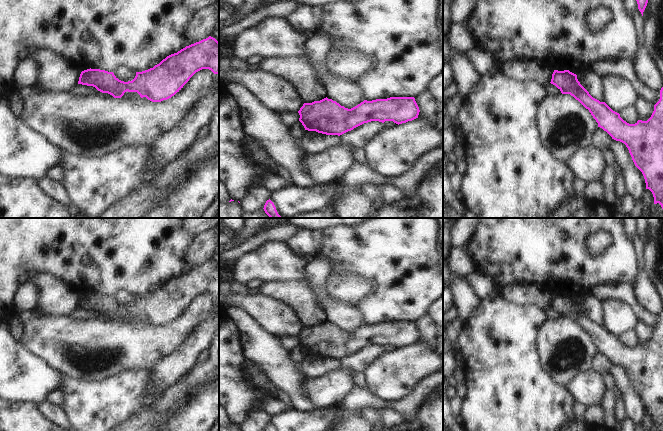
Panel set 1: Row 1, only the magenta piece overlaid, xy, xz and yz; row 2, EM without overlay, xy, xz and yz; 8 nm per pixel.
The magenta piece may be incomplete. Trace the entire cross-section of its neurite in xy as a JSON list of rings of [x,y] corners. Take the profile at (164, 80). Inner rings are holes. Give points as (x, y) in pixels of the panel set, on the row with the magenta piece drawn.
[[[211,36],[167,56],[153,68],[136,72],[132,81],[124,82],[113,72],[90,68],[81,72],[78,84],[93,86],[114,98],[121,98],[128,91],[161,102],[179,92],[202,69],[219,74],[219,42]]]

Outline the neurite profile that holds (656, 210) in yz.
[[[659,203],[654,204],[651,209],[651,217],[650,218],[662,218],[663,217],[663,209]]]

